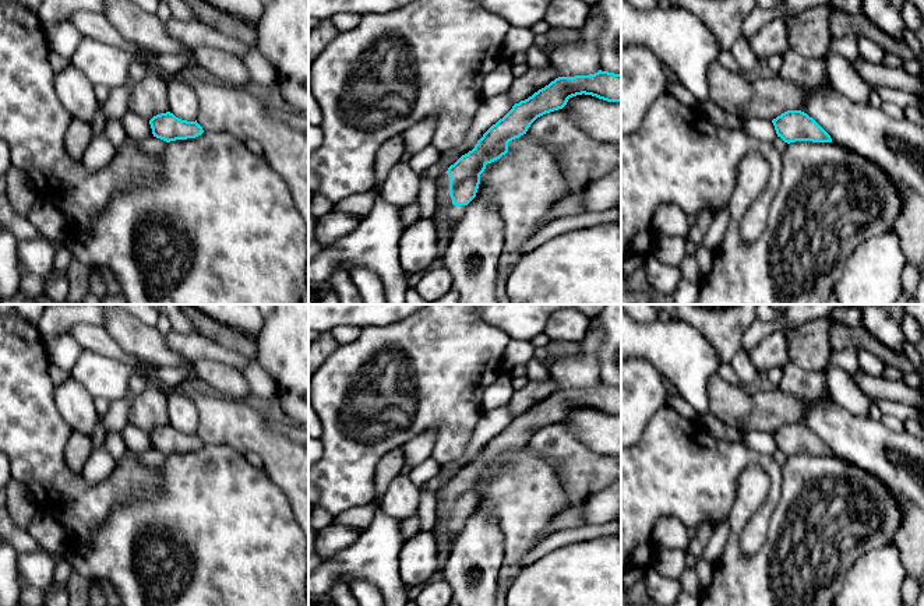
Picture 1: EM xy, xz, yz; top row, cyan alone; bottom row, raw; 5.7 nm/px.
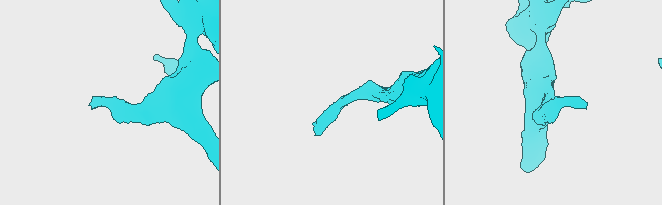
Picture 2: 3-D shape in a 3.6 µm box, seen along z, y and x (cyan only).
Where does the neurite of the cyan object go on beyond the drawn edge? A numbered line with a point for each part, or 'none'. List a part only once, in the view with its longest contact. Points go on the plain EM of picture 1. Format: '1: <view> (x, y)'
1: xz (533, 393)

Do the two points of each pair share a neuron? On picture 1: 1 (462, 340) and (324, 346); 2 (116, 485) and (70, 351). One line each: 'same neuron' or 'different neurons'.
1: different neurons
2: different neurons

